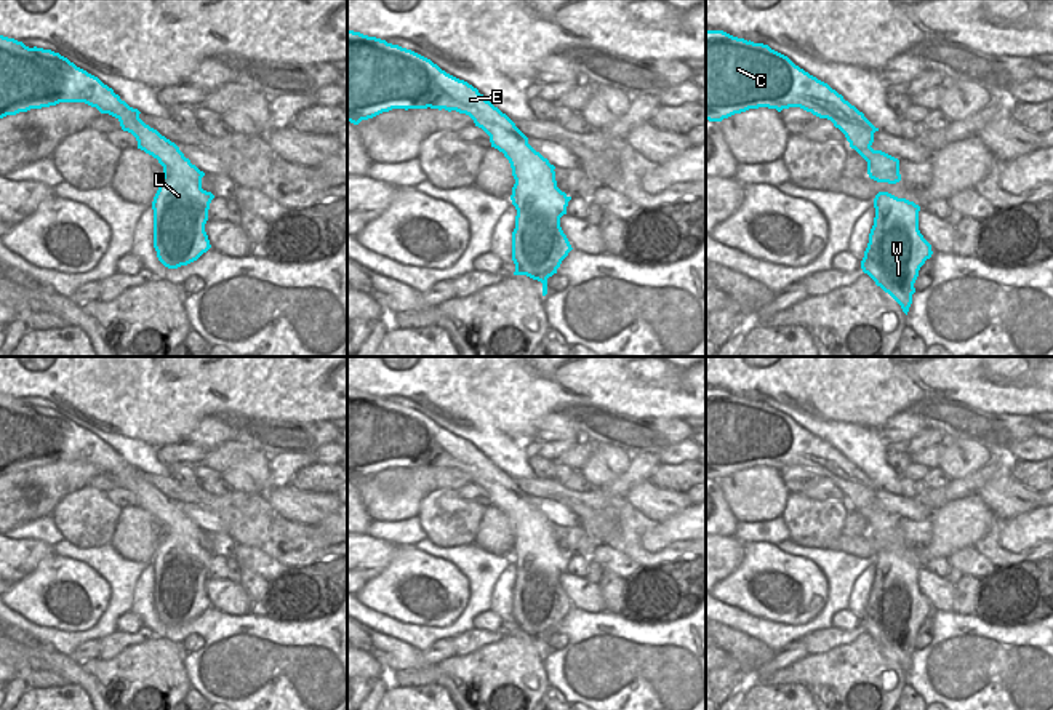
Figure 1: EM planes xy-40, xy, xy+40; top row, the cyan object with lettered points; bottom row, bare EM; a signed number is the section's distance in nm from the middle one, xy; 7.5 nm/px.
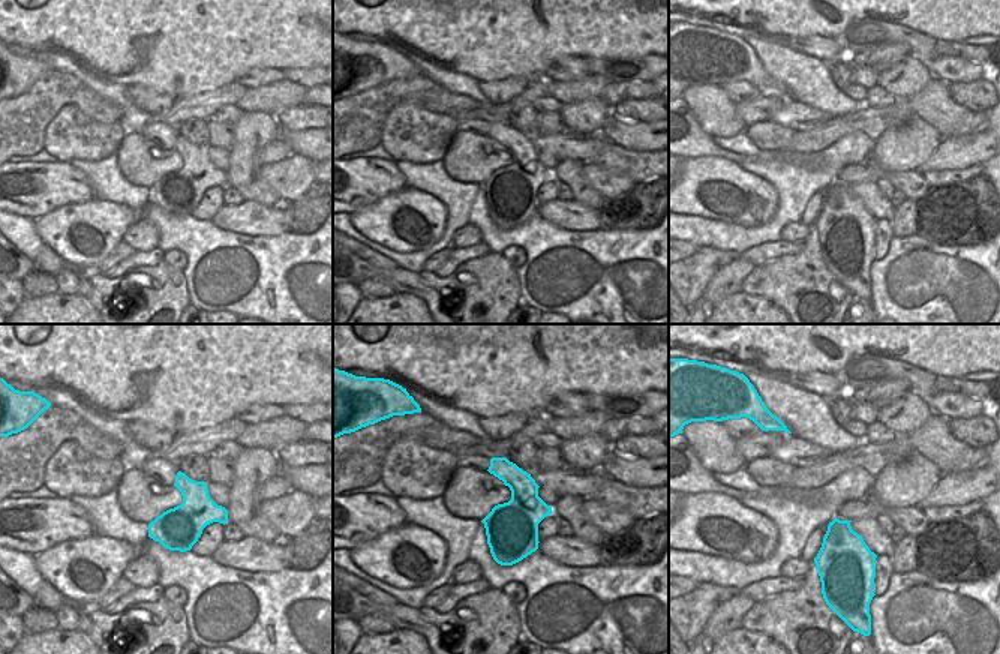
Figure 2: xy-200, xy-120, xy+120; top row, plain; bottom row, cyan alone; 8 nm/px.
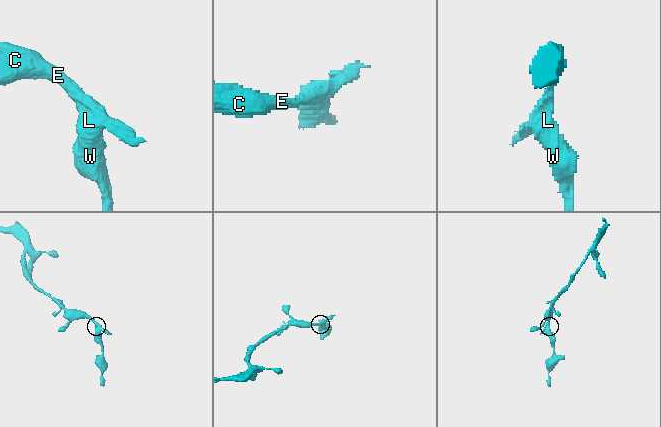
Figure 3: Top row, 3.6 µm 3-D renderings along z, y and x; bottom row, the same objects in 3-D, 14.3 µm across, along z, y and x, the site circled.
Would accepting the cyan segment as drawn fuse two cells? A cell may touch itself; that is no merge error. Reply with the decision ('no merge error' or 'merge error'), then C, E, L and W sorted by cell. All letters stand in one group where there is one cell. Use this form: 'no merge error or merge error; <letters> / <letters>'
no merge error; C E L W

